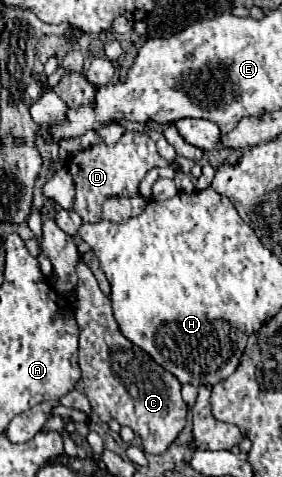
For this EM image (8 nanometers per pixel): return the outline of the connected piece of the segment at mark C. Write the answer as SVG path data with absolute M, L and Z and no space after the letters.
M85 262L77 264L77 274L75 320L79 326L79 368L83 374L85 396L103 422L115 418L121 426L129 426L143 438L145 452L163 454L185 426L187 404L181 398L181 384L147 352L121 334L113 318L111 300L99 290L95 276Z

